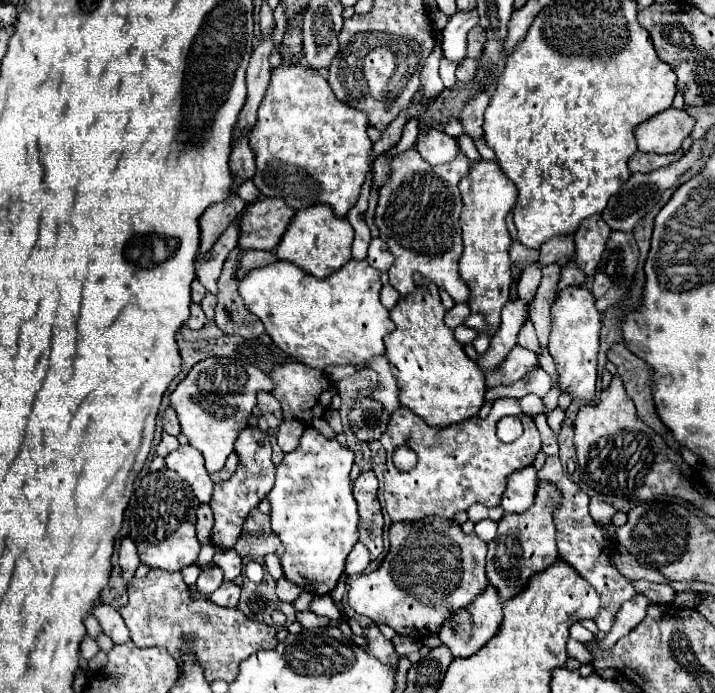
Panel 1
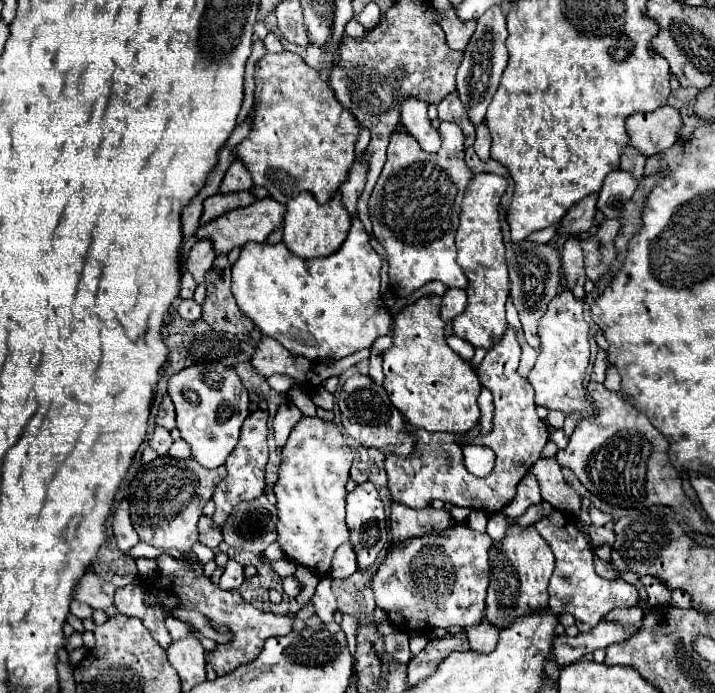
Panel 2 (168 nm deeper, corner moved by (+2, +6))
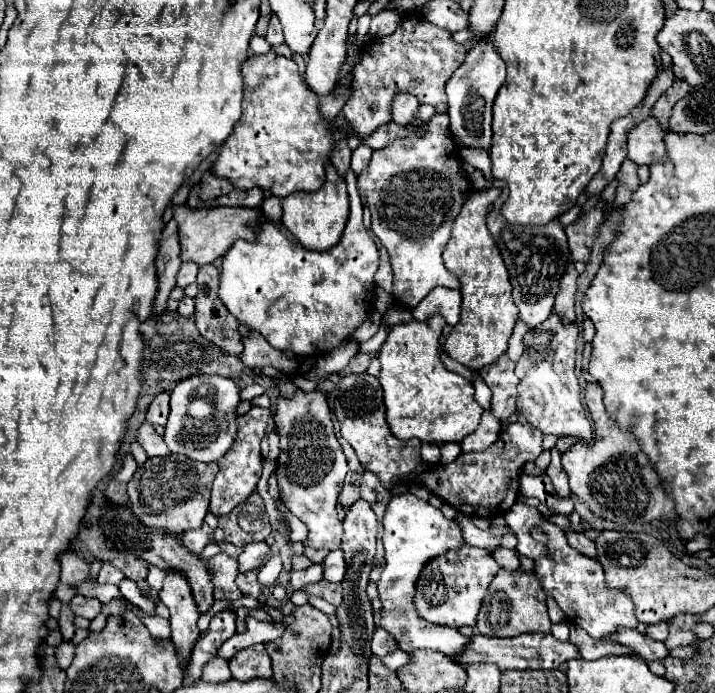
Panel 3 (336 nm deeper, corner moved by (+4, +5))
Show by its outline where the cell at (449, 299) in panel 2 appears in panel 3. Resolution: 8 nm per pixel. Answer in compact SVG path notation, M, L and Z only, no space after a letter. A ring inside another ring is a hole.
M436 287L430 291L428 297L424 297L414 309L412 315L416 319L428 319L430 315L442 315L448 325L456 325L460 317L460 291L458 289L444 289Z

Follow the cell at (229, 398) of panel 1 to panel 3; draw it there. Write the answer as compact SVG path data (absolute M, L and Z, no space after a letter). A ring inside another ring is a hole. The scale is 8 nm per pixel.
M192 375L176 383L170 397L170 417L164 441L172 453L182 453L192 461L216 463L232 447L238 431L236 407L240 389L232 379L220 375Z

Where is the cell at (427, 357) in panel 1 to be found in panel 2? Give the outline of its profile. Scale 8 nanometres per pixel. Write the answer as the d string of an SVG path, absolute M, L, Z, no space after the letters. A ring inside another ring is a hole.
M438 296L420 298L396 314L392 342L394 346L384 354L384 388L408 424L428 432L452 434L464 434L478 426L480 408L476 400L482 386L470 364L446 344Z

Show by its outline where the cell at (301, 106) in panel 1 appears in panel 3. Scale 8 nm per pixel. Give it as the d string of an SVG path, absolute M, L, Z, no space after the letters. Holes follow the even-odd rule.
M274 51L266 55L252 55L242 65L244 73L244 101L242 117L234 127L234 133L224 141L218 161L212 165L212 173L226 177L238 189L264 189L272 195L284 199L294 191L318 191L324 185L324 171L330 163L330 153L336 145L334 131L328 119L320 115L318 95L308 87L306 79L300 75L298 65Z

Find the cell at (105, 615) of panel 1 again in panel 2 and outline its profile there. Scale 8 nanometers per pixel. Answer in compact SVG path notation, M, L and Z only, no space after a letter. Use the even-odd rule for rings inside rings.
M86 570L74 588L74 598L90 604L94 610L104 610L109 618L119 613L113 605L114 590L116 586L112 582L104 582L98 574Z

